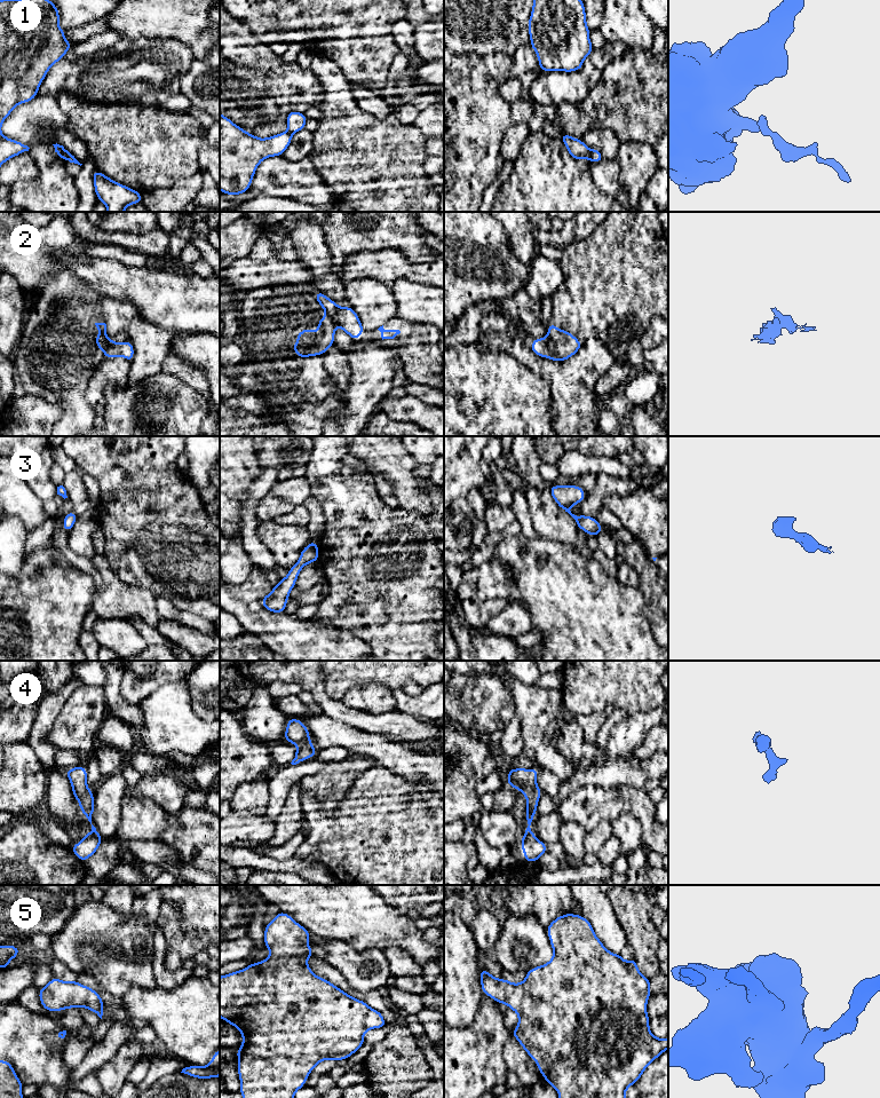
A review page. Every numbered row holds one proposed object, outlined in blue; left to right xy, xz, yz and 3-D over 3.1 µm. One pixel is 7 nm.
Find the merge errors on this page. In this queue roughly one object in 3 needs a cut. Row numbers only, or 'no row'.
1, 2

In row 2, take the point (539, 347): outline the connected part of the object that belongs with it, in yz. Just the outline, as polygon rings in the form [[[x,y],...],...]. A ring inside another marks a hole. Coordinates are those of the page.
[[[534,338],[530,349],[540,357],[550,358],[552,356],[544,339]]]

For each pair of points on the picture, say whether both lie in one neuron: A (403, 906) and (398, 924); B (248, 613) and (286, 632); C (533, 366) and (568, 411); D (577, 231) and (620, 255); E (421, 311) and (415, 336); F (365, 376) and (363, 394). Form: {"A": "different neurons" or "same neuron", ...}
{"A": "different neurons", "B": "same neuron", "C": "same neuron", "D": "different neurons", "E": "different neurons", "F": "same neuron"}

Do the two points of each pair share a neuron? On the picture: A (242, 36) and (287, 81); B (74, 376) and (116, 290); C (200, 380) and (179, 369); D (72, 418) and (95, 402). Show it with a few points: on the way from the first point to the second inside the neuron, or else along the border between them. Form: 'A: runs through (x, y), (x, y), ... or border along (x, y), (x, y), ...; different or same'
A: runs through (240, 47), (253, 55), (260, 56), (271, 65); same
B: border along (80, 279), (88, 283), (101, 297); different
C: runs through (195, 379), (184, 373); same
D: border along (86, 399), (94, 410), (94, 424); different

